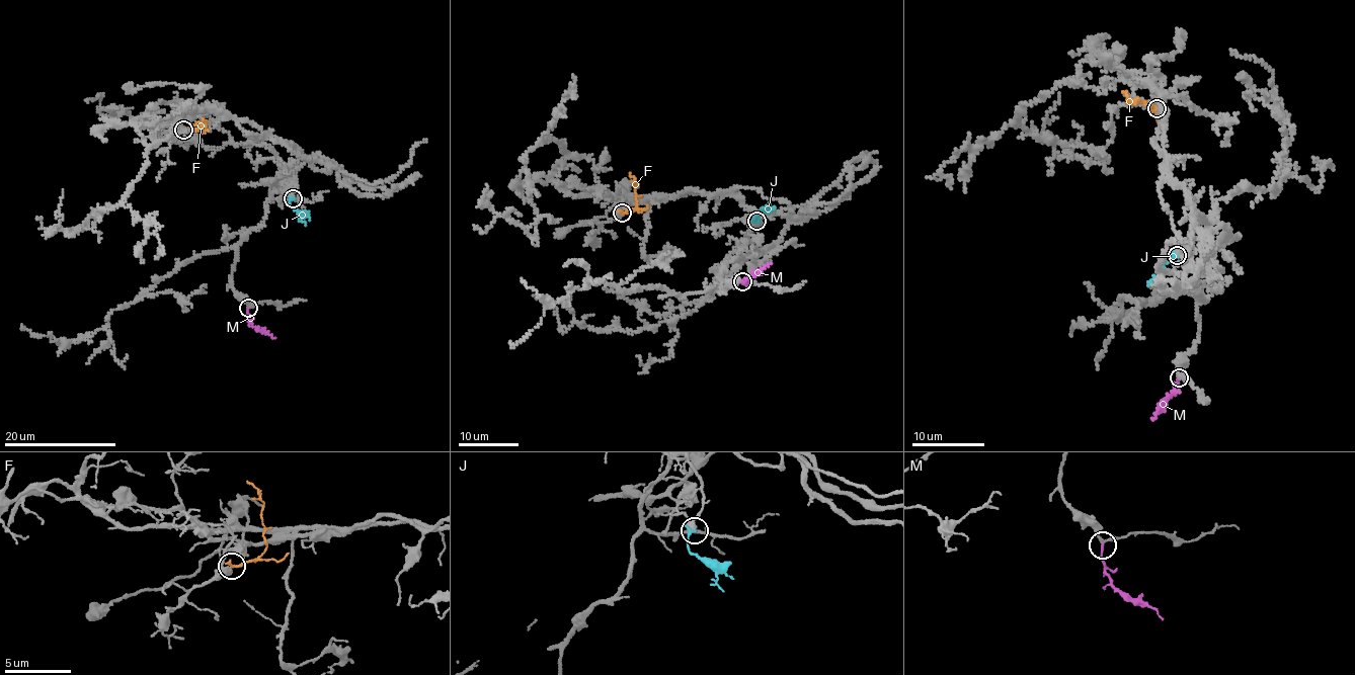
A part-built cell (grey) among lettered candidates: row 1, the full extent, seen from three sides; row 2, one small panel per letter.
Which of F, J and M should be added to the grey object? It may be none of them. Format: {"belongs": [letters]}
{"belongs": ["M"]}

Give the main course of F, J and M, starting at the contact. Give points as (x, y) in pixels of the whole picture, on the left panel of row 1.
F: (183, 131), (191, 131), (196, 122), (201, 127), (202, 122), (205, 123), (203, 118)
J: (293, 197), (291, 205), (306, 224)
M: (248, 308), (251, 322), (273, 339)

